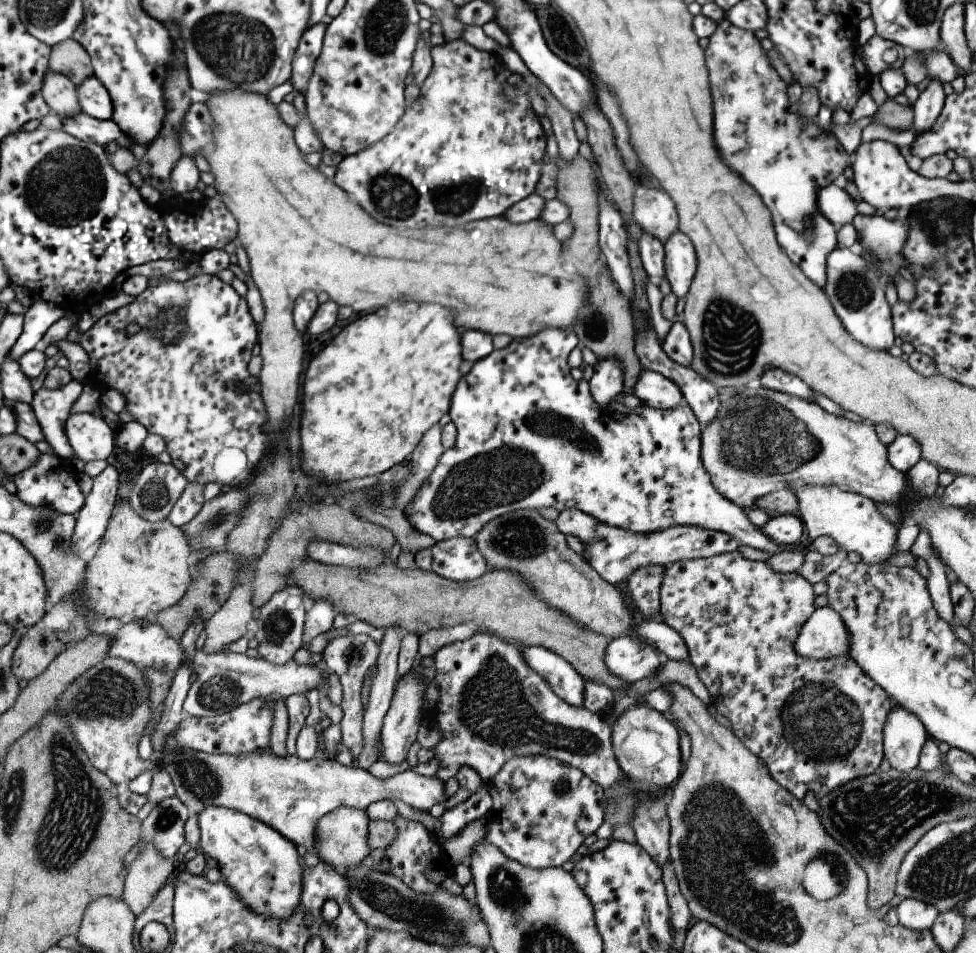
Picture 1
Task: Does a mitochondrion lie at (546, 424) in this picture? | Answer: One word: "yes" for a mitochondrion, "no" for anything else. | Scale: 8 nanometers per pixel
yes

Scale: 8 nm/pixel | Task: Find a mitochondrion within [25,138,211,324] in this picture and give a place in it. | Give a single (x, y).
(78, 165)

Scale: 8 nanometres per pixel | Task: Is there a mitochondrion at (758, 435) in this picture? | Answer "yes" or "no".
yes

